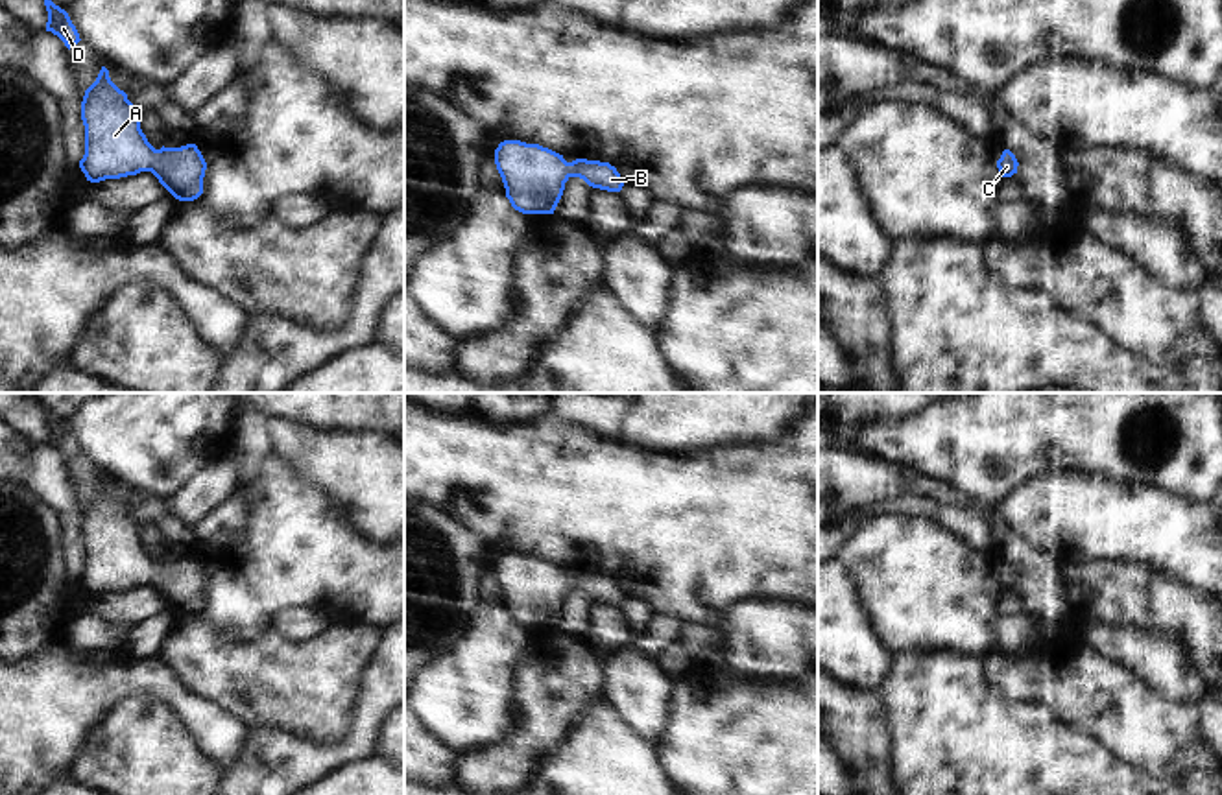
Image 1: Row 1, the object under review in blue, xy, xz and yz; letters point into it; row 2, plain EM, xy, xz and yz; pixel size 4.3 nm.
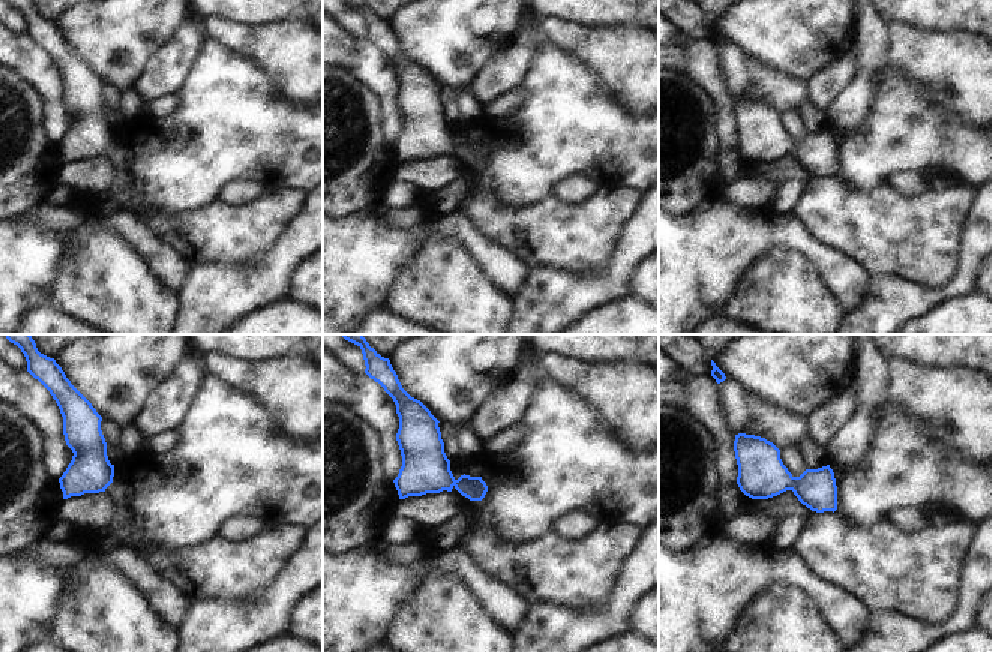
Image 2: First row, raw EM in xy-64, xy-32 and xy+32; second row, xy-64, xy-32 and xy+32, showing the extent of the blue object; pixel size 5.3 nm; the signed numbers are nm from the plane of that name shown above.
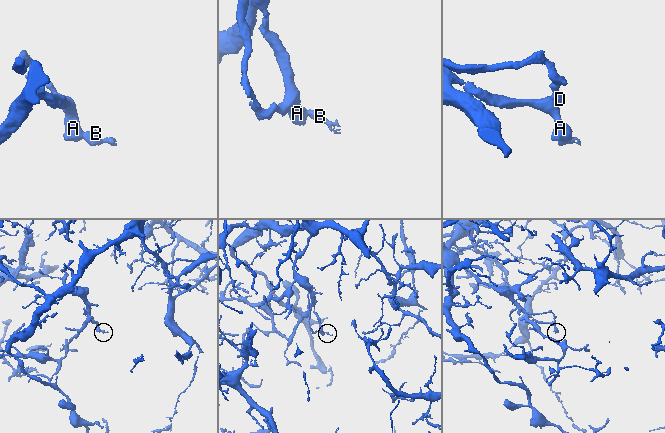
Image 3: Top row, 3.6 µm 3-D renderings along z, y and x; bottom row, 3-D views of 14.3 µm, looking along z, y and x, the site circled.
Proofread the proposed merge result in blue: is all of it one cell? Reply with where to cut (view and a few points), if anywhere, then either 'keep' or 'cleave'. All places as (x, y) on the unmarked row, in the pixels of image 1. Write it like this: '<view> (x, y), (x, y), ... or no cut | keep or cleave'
no cut | keep

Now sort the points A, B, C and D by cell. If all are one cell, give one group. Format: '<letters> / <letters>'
A B C D

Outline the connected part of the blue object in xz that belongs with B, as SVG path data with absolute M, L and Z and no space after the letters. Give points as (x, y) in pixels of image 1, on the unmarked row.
M521 553L500 555L495 563L495 577L506 611L522 627L554 627L570 590L607 605L620 605L624 599L624 592L609 575L587 572L567 575L548 561Z

